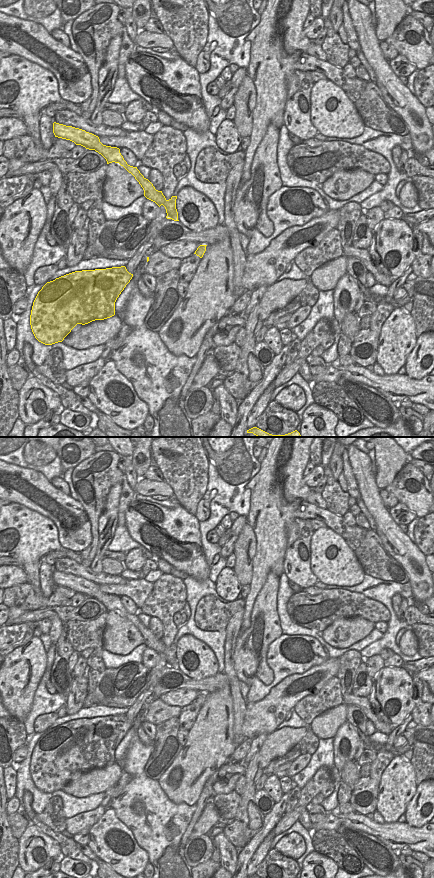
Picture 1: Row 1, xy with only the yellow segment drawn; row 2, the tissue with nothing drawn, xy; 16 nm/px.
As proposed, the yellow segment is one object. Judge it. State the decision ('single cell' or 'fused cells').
fused cells

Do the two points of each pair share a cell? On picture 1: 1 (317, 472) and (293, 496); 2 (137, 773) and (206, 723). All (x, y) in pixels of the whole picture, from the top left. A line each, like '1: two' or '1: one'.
1: two
2: two

